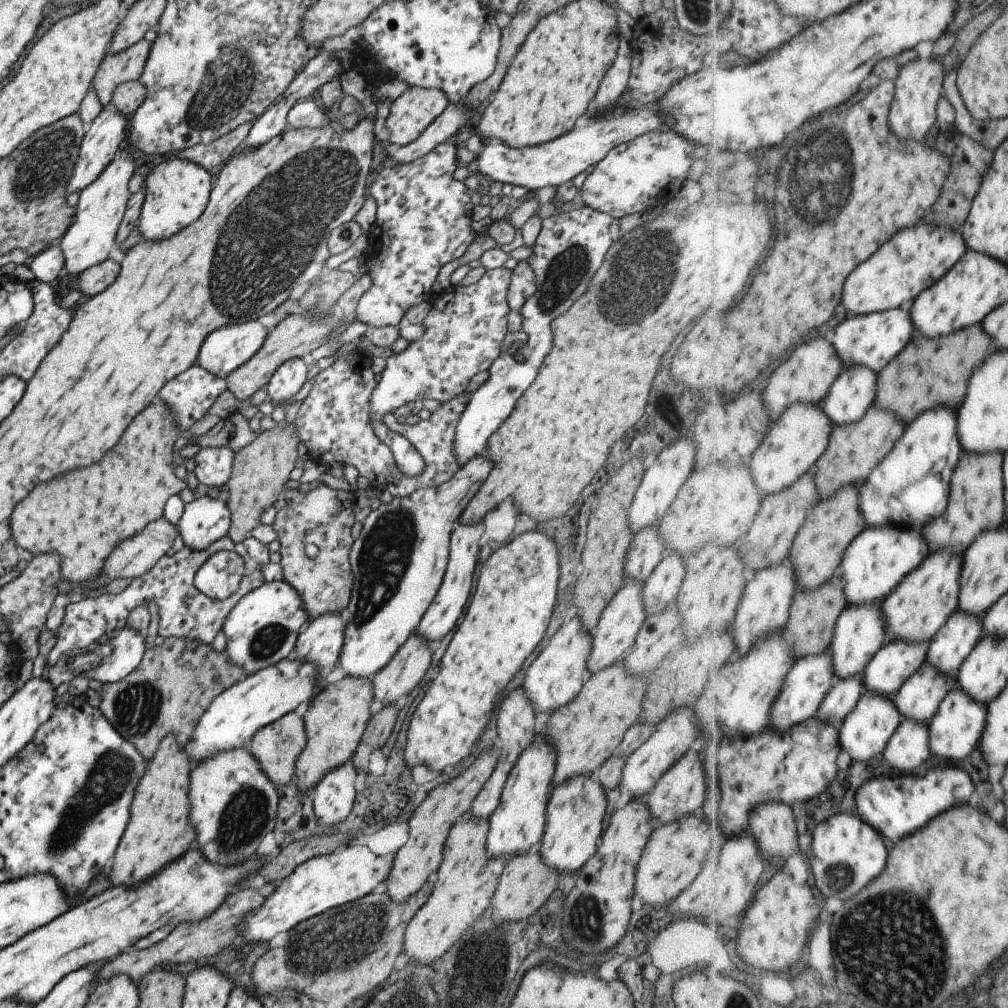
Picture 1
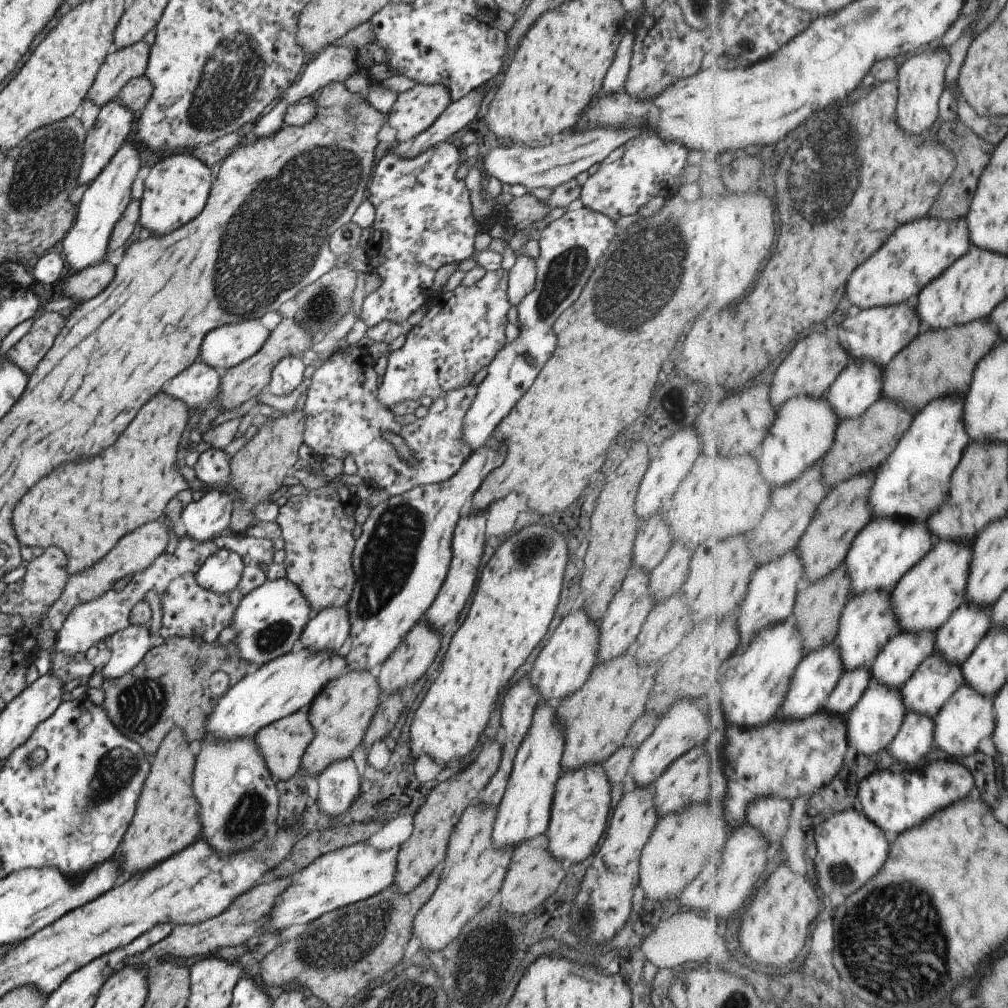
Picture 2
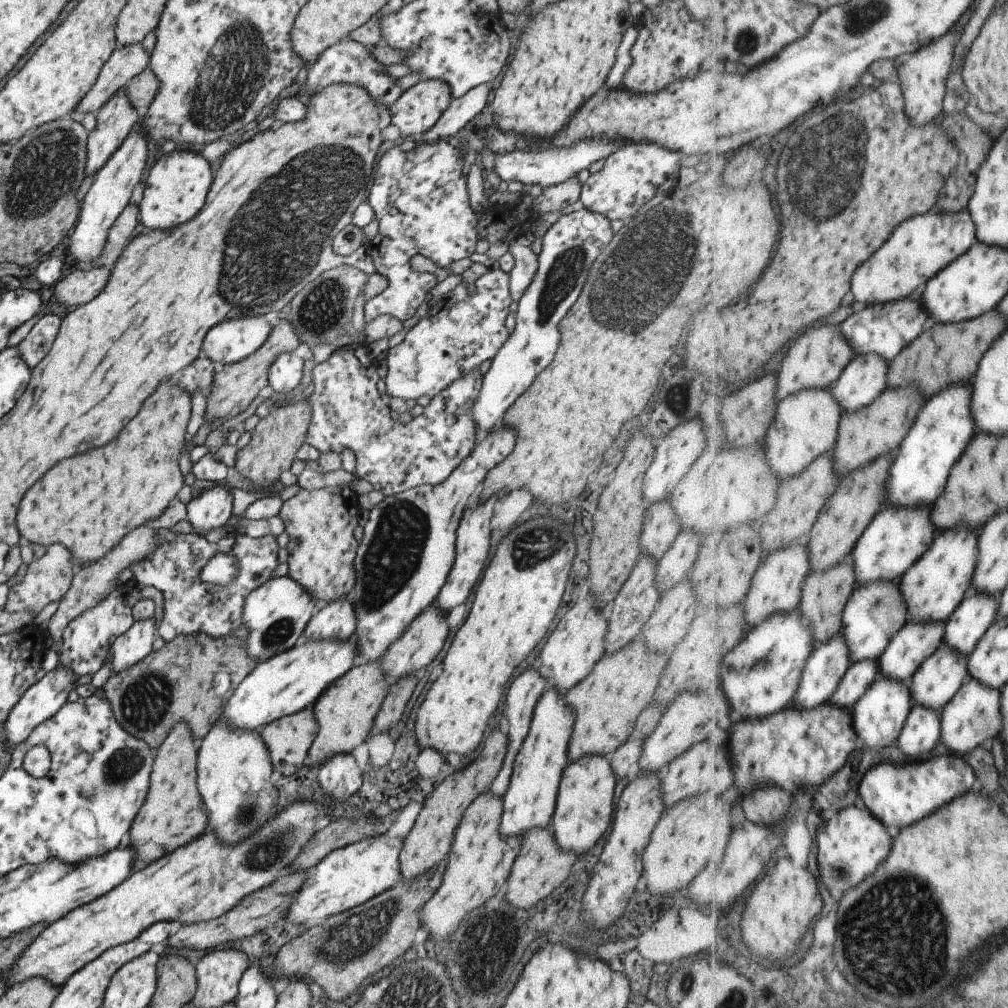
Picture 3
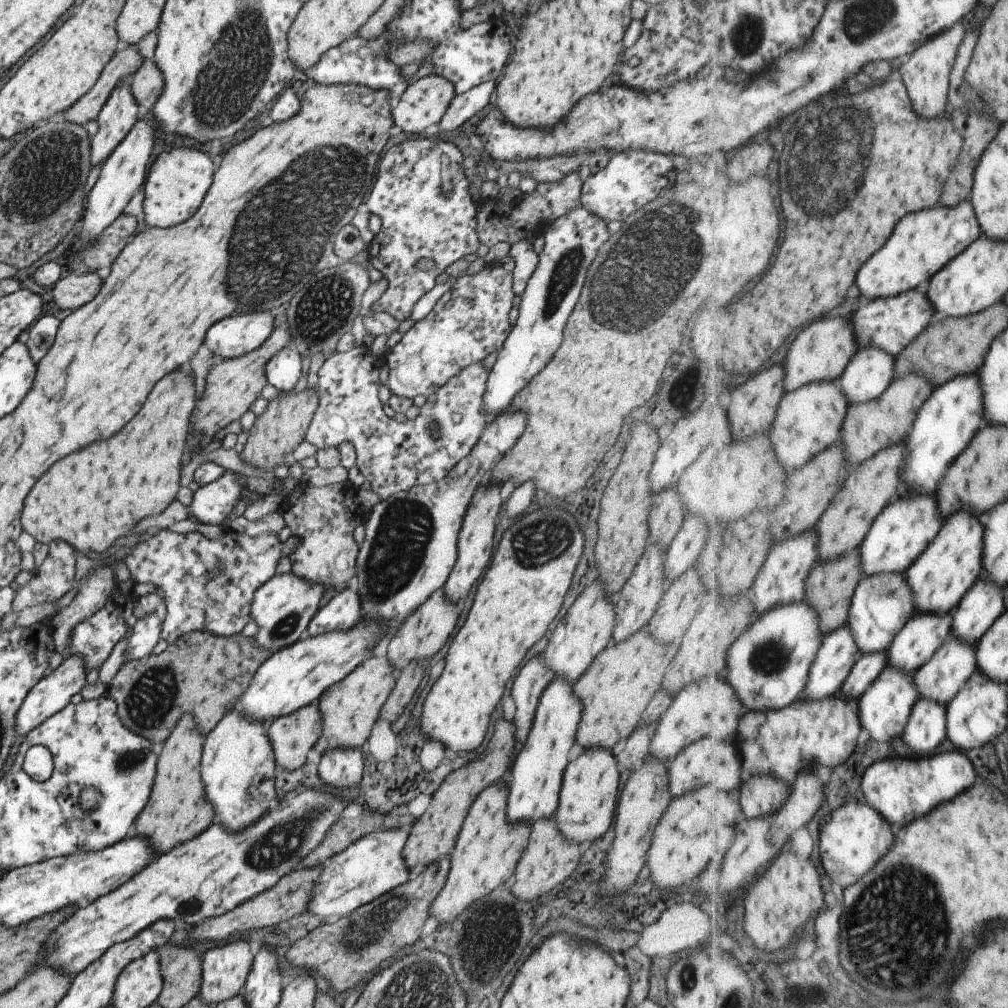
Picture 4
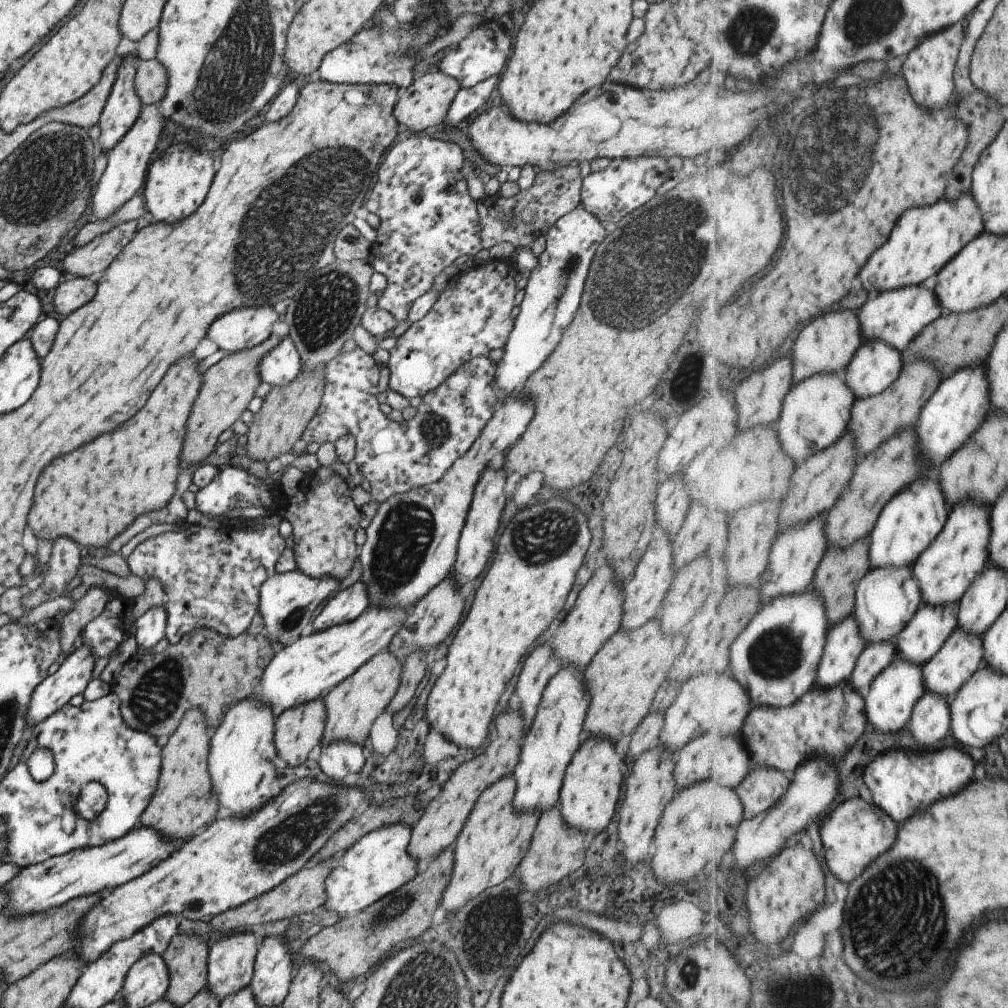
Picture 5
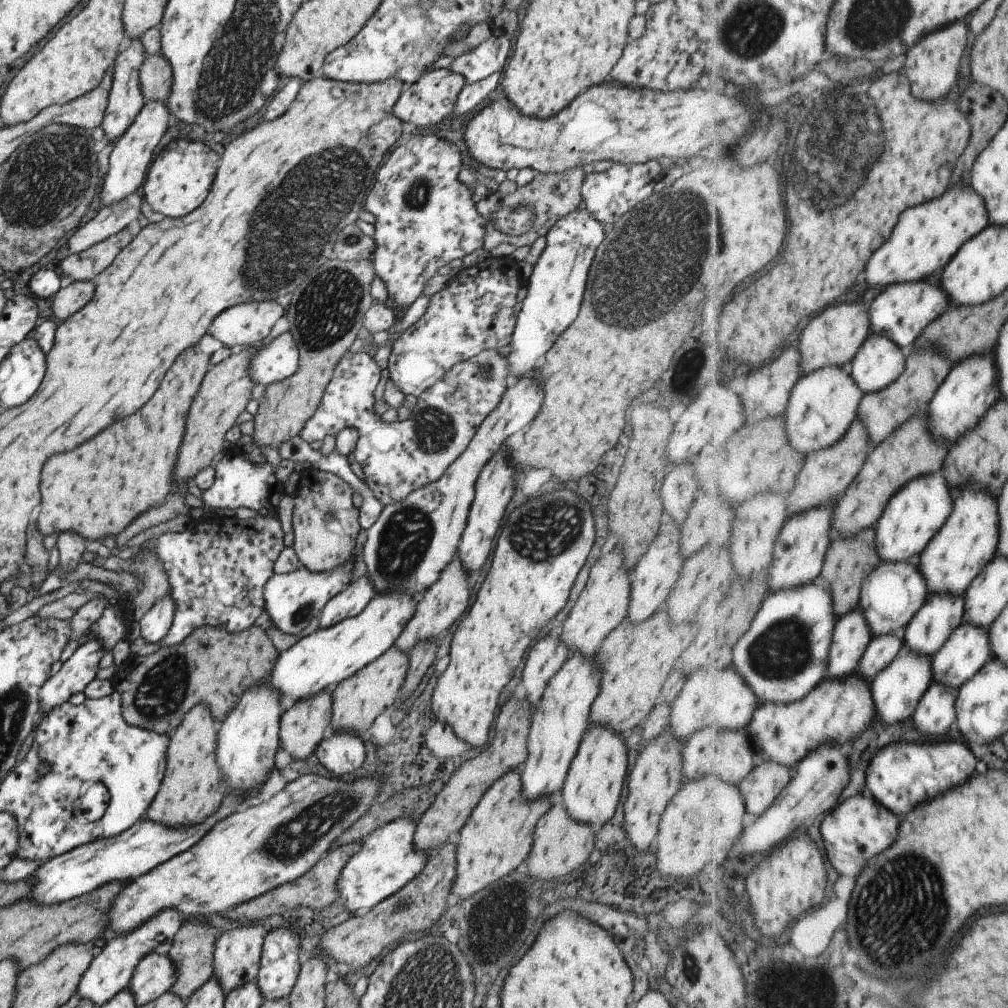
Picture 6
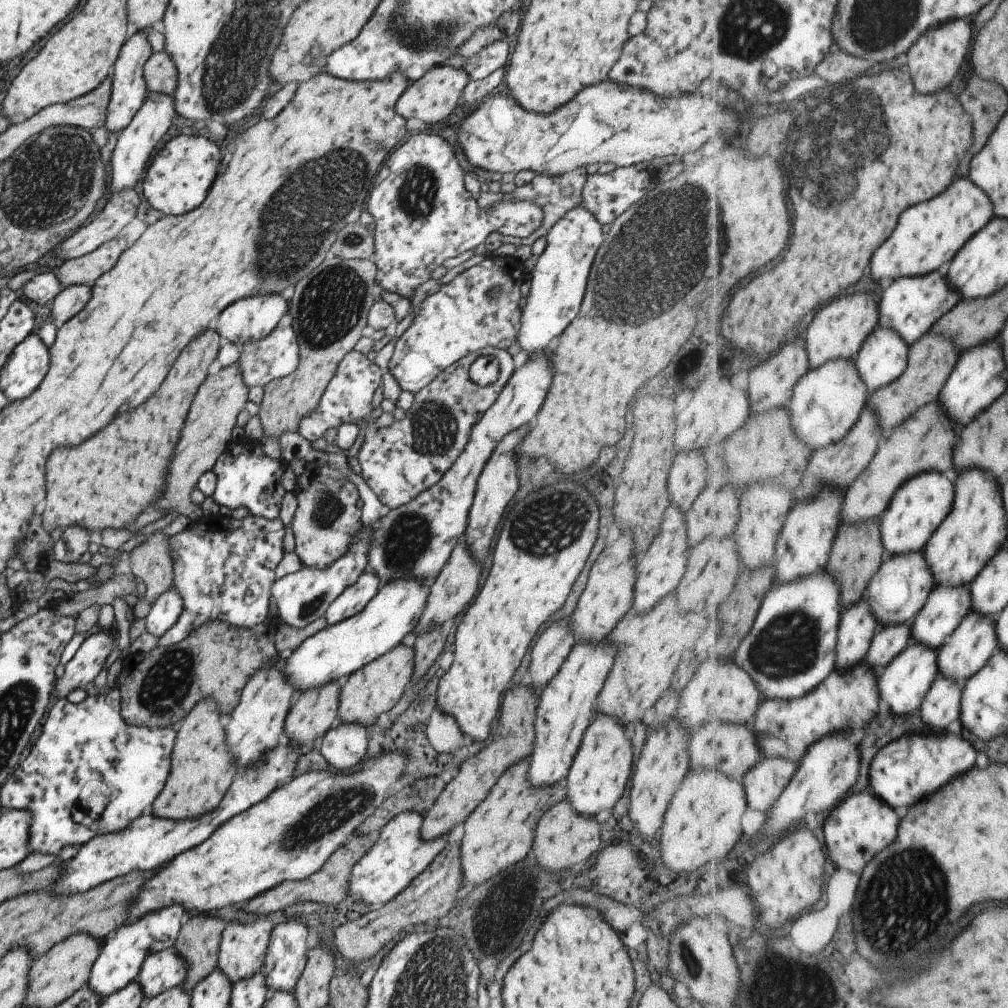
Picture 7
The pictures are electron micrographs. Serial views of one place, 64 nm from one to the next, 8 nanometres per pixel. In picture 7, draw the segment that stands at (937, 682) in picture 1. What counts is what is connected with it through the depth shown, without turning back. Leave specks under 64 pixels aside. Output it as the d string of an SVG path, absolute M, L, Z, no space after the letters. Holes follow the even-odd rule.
M972 611L962 623L952 632L947 642L939 649L938 663L941 674L965 684L976 675L1001 648L998 639L996 618L982 615L979 611Z

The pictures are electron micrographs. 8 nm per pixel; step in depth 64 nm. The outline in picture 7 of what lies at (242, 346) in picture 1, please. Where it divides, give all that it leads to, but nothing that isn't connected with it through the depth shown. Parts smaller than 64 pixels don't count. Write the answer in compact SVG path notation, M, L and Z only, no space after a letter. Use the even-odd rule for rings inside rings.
M271 293L269 296L249 296L243 300L233 302L229 308L225 308L215 324L215 332L221 338L227 338L231 343L240 347L249 341L256 341L267 336L277 326L281 316L288 310L288 303L279 293Z

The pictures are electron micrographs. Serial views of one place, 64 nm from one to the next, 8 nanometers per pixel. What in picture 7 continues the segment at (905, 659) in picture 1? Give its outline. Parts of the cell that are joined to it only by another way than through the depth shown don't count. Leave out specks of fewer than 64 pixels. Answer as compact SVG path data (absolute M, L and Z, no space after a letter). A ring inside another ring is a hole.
M935 586L923 610L914 620L913 640L939 651L950 634L955 632L962 620L973 611L973 604L970 586Z

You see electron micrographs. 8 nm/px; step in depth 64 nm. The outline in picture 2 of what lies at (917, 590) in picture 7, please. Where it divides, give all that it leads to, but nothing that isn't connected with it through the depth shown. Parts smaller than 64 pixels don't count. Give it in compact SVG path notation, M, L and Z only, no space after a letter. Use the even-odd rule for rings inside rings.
M869 591L865 595L852 595L848 600L840 618L840 629L837 638L846 672L861 667L871 669L878 654L899 632L900 622L892 594L893 592L889 591Z

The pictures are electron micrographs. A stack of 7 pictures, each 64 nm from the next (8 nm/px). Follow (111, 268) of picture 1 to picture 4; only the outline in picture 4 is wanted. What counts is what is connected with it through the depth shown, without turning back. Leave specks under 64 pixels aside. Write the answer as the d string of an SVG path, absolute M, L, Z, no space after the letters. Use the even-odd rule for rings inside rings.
M68 270L67 276L60 278L51 289L49 308L59 310L75 310L87 304L99 290L101 280L91 272L73 272Z

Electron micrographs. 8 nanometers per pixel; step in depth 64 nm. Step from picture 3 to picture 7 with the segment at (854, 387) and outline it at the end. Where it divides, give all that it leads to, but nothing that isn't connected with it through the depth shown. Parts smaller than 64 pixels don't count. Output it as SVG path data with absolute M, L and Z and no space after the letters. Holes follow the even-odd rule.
M878 326L855 359L871 393L899 380L908 367L910 344L894 329Z

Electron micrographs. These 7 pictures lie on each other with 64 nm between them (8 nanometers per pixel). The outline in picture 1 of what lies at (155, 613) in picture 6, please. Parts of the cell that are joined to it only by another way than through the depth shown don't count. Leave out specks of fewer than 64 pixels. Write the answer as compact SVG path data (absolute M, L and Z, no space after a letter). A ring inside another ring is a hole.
M129 627L112 630L90 647L92 653L100 650L103 660L92 665L85 675L88 679L95 679L105 683L112 683L135 670L148 645L140 632Z

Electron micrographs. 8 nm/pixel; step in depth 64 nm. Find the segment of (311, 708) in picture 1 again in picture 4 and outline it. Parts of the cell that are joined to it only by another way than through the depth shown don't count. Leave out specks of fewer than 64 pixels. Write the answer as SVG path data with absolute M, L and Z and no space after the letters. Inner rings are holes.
M371 655L359 663L353 672L322 692L317 700L322 731L313 748L320 754L337 747L359 748L367 740L380 708L396 683L397 674L387 657Z

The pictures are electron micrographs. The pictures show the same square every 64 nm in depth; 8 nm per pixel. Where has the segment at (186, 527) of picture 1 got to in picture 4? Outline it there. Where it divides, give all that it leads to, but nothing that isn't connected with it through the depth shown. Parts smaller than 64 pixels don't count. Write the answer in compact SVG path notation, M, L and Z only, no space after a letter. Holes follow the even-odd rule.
M225 469L217 480L192 492L192 500L188 507L189 515L198 518L202 524L218 525L236 502L239 502L239 498L245 499L246 506L249 506L262 499L263 495L243 487L237 475Z

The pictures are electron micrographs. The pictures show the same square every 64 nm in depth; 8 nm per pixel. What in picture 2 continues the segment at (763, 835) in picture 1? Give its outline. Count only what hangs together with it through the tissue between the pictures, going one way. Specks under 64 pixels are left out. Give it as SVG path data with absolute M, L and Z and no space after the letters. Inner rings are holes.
M771 795L765 800L757 800L753 808L748 808L747 822L759 828L759 832L772 842L775 850L780 849L779 844L789 830L793 814L791 803L789 799Z

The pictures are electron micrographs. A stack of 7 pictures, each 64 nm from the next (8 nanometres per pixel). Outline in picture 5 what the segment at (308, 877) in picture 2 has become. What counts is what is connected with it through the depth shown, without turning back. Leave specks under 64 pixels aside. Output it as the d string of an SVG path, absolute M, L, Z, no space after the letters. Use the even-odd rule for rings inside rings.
M408 820L372 830L338 855L337 860L333 862L332 872L324 882L326 899L321 907L325 907L327 911L333 911L338 918L352 916L409 882L416 875L415 865L417 862L407 852L410 830L411 826Z

